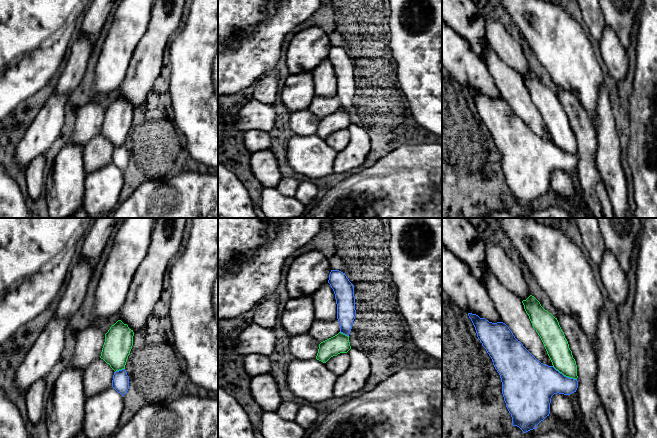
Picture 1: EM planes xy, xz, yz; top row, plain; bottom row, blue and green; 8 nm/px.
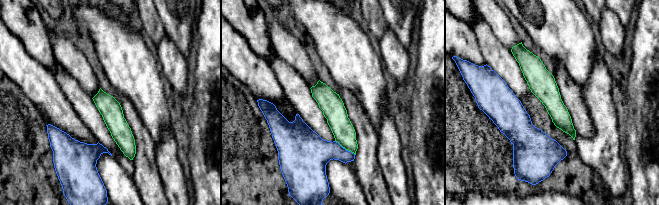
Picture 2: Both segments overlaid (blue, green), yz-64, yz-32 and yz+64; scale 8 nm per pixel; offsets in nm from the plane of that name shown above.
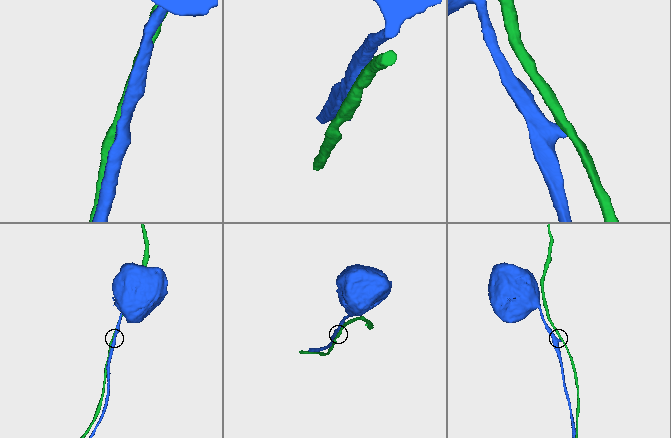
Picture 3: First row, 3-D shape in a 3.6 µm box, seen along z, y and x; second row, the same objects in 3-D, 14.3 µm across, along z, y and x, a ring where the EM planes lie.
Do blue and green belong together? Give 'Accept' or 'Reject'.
Reject

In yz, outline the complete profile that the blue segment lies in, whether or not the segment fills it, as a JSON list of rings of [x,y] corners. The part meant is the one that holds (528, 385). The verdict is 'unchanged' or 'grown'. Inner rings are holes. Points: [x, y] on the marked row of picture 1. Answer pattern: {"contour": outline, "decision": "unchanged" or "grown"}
{"contour": [[[468,313],[477,337],[492,359],[493,365],[500,375],[502,382],[502,394],[506,407],[512,417],[512,425],[519,427],[523,433],[536,429],[538,424],[550,414],[551,398],[554,394],[570,395],[578,388],[577,379],[564,376],[553,366],[548,366],[538,361],[513,335],[509,327],[503,322],[492,323],[476,314]]], "decision": "unchanged"}

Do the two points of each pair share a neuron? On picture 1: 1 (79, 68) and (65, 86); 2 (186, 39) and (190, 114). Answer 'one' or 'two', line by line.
1: one
2: one

